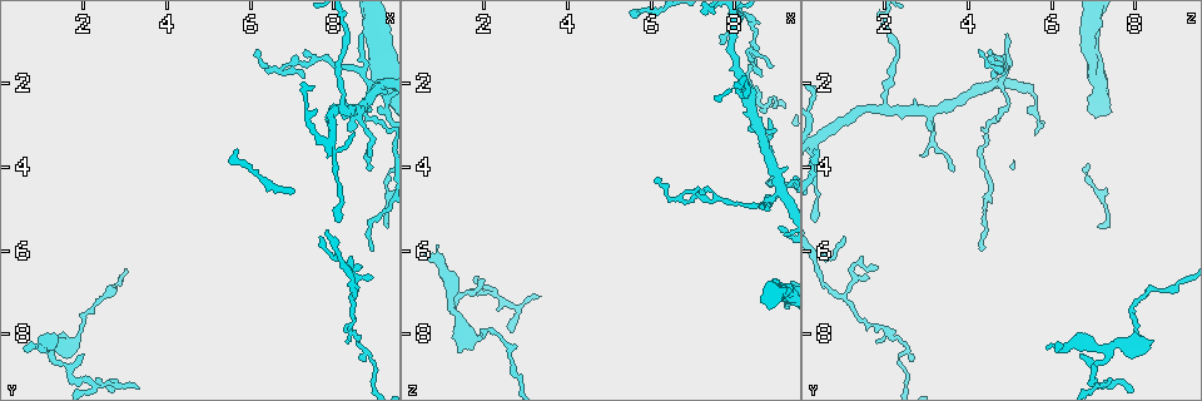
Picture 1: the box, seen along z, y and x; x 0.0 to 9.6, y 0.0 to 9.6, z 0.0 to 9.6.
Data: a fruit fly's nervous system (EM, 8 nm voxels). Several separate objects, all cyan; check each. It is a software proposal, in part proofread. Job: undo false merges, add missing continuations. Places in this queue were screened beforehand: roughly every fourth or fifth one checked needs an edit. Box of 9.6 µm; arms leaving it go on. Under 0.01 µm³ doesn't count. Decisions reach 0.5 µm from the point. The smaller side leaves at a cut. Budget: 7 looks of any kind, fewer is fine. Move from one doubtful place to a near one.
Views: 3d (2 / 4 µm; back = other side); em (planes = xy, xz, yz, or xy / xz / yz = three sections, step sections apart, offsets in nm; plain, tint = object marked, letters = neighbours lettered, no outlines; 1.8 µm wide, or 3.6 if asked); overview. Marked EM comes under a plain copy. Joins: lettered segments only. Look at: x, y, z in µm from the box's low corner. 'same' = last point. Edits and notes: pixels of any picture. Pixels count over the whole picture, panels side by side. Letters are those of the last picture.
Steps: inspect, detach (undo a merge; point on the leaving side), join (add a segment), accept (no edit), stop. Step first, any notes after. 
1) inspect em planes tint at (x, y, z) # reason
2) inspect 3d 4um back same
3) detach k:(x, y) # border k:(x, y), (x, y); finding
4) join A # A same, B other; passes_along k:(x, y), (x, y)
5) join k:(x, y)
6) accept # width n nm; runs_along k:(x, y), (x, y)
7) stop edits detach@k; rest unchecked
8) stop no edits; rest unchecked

inspect 3d 4um at (8.60, 2.70, 3.15) # arms part here

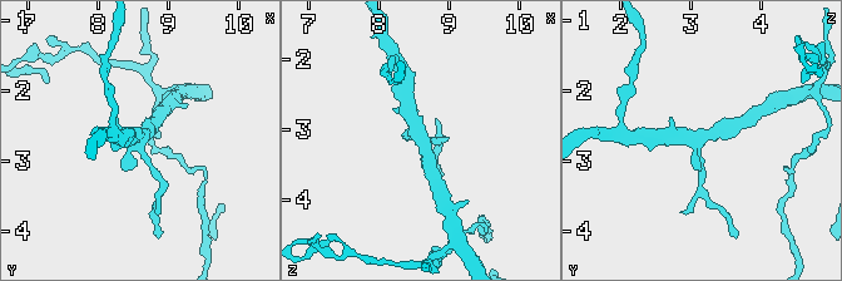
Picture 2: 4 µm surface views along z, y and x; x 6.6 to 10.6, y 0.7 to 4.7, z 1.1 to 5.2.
inspect em 3.6um xz step 16 letters at (8.55, 2.70, 3.10) # arms 3

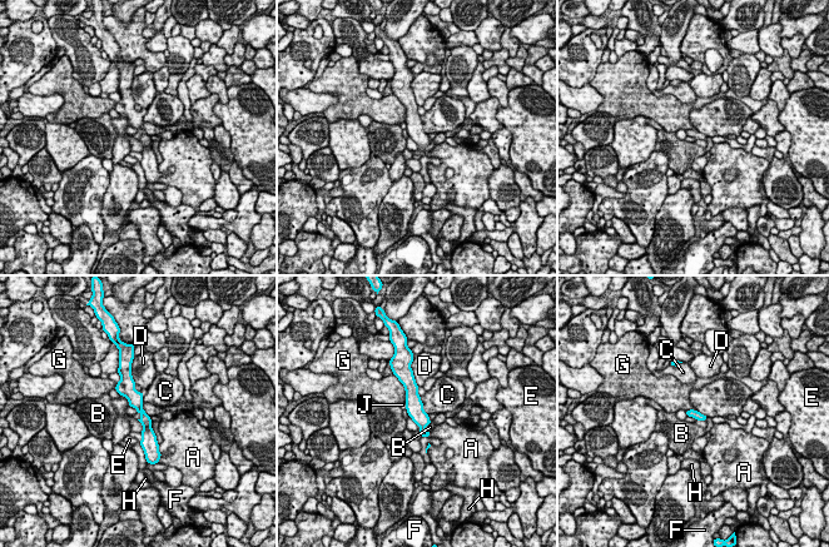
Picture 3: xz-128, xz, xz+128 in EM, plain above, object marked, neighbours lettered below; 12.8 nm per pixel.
accept # longest_contact G 340 nm; A other, B other, C other, D other, E other, F other, G other, H other, J other; border 3:(139, 442), (145, 457); one cell here

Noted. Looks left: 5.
inspect em planes tint at (9.10, 2.05, 4.60) # four or more arms meet

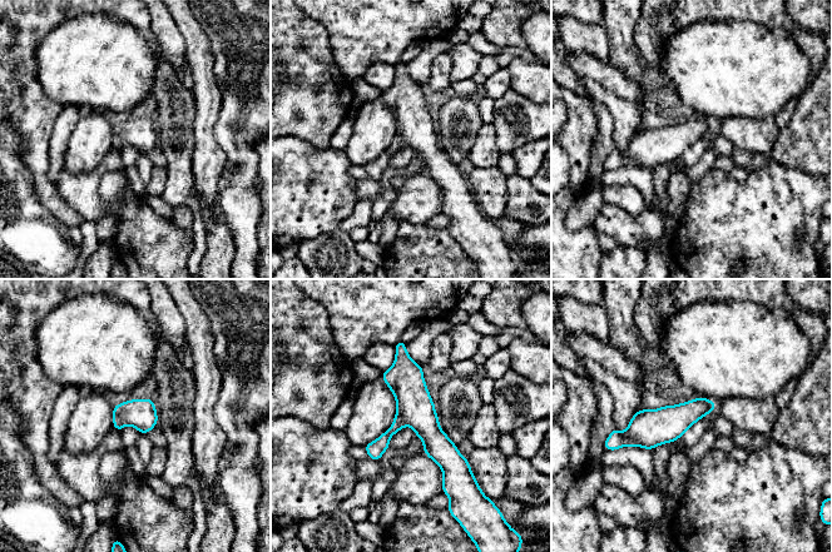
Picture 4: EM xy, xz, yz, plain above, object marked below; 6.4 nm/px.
inspect em planes letters same # what lies round it

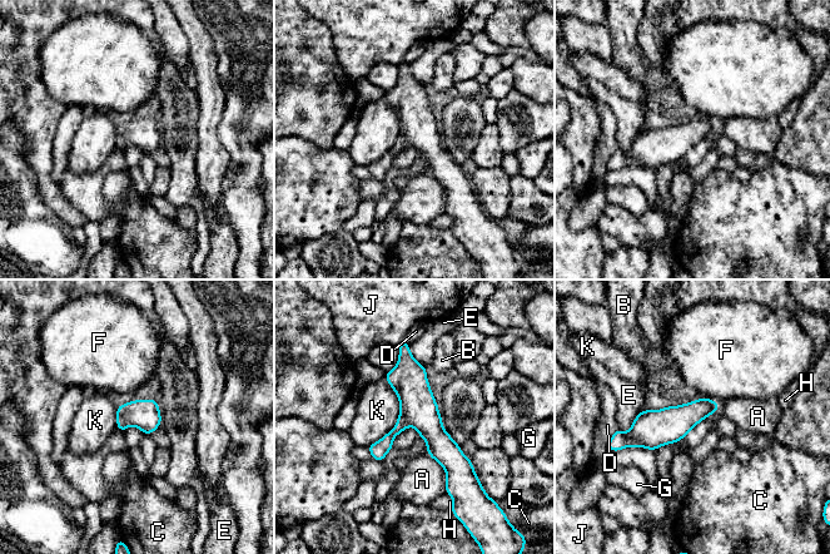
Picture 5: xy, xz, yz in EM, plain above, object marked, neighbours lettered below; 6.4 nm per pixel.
accept # A other, B other, C other, D other, E other, F other, G other, H other, J other, K other; border 5:(384, 376), (398, 418), (367, 446); all the same cell

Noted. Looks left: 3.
inspect em planes letters at (8.45, 7.00, 0.90) # abrupt turn

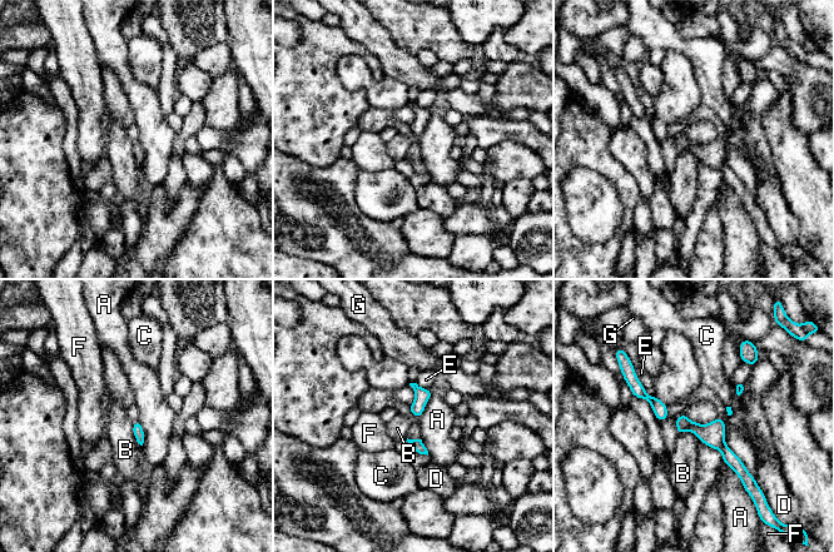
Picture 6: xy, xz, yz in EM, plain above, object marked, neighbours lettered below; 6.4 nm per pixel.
accept # longest_contact A 240 nm; A other, B other, C other, D other, E other, F other, G other; border 6:(679, 433), (691, 431), (704, 443); continuous, no second cell

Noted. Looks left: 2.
stop no edits; rest unchecked

